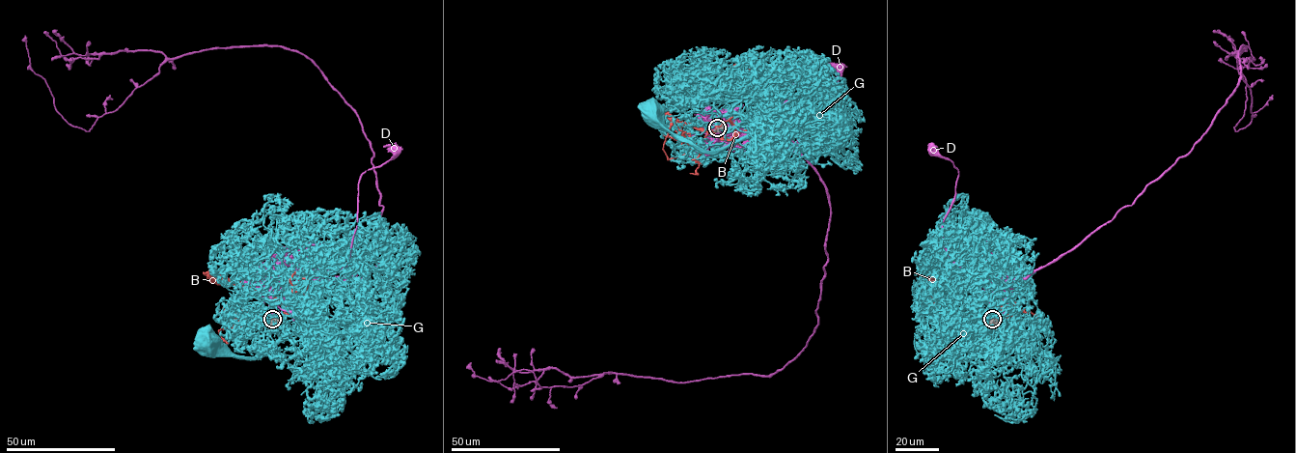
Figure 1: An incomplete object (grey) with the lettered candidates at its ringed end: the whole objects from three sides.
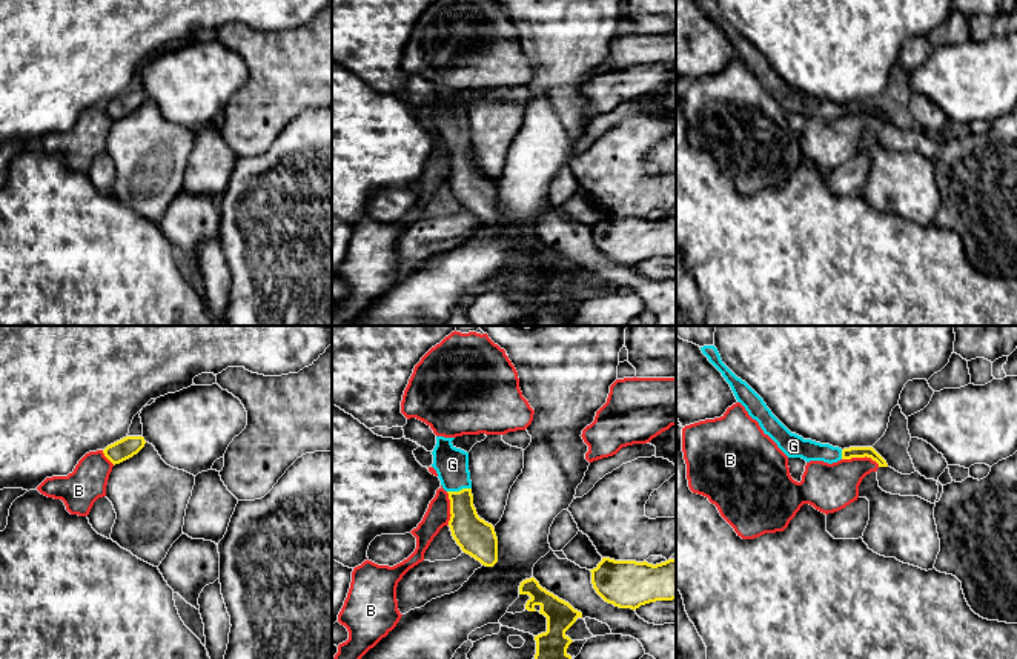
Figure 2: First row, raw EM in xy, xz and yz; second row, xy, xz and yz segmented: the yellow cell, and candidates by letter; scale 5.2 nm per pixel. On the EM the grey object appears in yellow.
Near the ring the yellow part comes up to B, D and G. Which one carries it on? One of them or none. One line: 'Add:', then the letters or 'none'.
Add: G

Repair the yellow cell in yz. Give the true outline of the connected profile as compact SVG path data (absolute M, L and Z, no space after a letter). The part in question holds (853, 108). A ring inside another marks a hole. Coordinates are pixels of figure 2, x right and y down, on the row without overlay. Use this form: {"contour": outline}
{"contour": "M704 2L701 6L730 40L737 58L745 63L748 71L759 78L764 89L768 91L788 114L802 114L807 118L823 117L833 120L840 115L866 112L876 117L879 123L888 123L886 117L873 103L850 103L842 106L839 103L803 95L802 92L791 89L771 69L764 55L722 18L714 2Z"}

